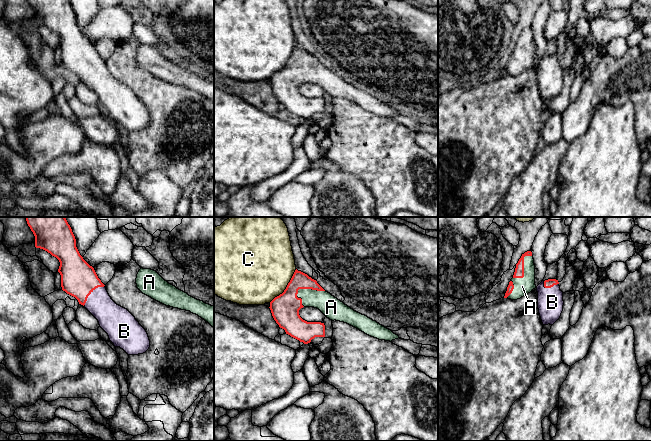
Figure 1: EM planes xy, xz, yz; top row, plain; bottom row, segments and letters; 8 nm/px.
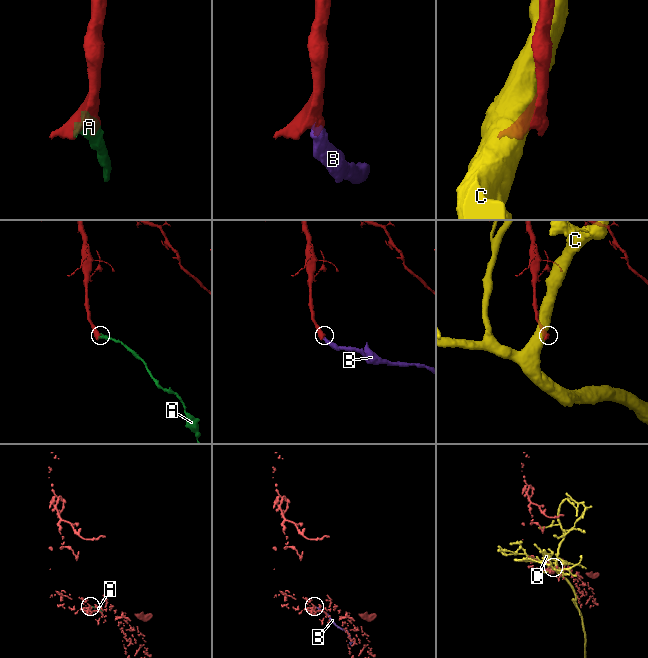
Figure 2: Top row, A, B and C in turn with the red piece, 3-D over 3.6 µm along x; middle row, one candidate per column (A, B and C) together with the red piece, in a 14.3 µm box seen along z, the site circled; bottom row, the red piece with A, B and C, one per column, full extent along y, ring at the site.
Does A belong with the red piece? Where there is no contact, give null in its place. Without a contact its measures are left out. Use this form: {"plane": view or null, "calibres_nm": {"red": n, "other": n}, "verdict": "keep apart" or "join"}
{"plane": "xz", "calibres_nm": {"red": 220, "other": 170}, "verdict": "join"}

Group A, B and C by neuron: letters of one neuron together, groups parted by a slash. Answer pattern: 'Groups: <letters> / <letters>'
Groups: A B / C

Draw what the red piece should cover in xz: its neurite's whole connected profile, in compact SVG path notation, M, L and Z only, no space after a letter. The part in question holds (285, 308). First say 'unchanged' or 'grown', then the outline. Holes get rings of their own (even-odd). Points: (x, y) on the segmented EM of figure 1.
grown | M295 270L282 294L270 302L272 316L286 334L308 344L315 337L325 337L322 322L307 322L299 315L303 307L319 309L327 318L347 323L379 340L392 341L399 336L376 321L362 315L326 292L316 280Z

